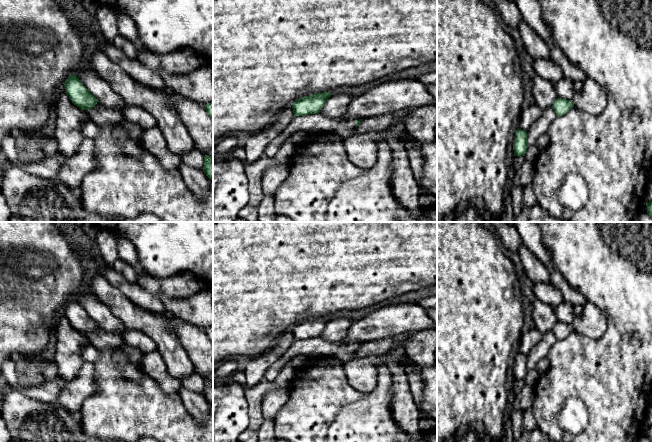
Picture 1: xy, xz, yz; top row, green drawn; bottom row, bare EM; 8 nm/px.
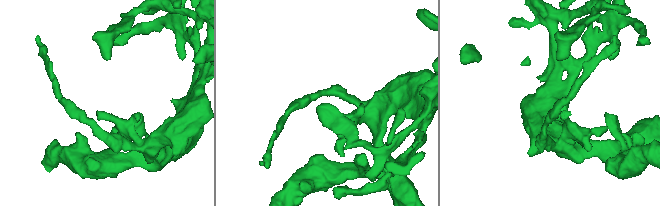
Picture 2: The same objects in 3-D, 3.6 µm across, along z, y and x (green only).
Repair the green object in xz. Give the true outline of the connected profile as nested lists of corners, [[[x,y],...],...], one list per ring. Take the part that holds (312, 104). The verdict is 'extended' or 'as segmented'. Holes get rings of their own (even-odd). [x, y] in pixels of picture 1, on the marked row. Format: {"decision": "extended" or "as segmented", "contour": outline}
{"decision": "extended", "contour": [[[330,91],[321,92],[304,96],[293,102],[291,104],[294,113],[293,119],[282,133],[266,147],[264,154],[269,157],[275,156],[280,146],[300,130],[307,133],[334,132],[343,138],[354,135],[355,128],[363,119],[344,116],[330,118],[319,113],[330,96]]]}

